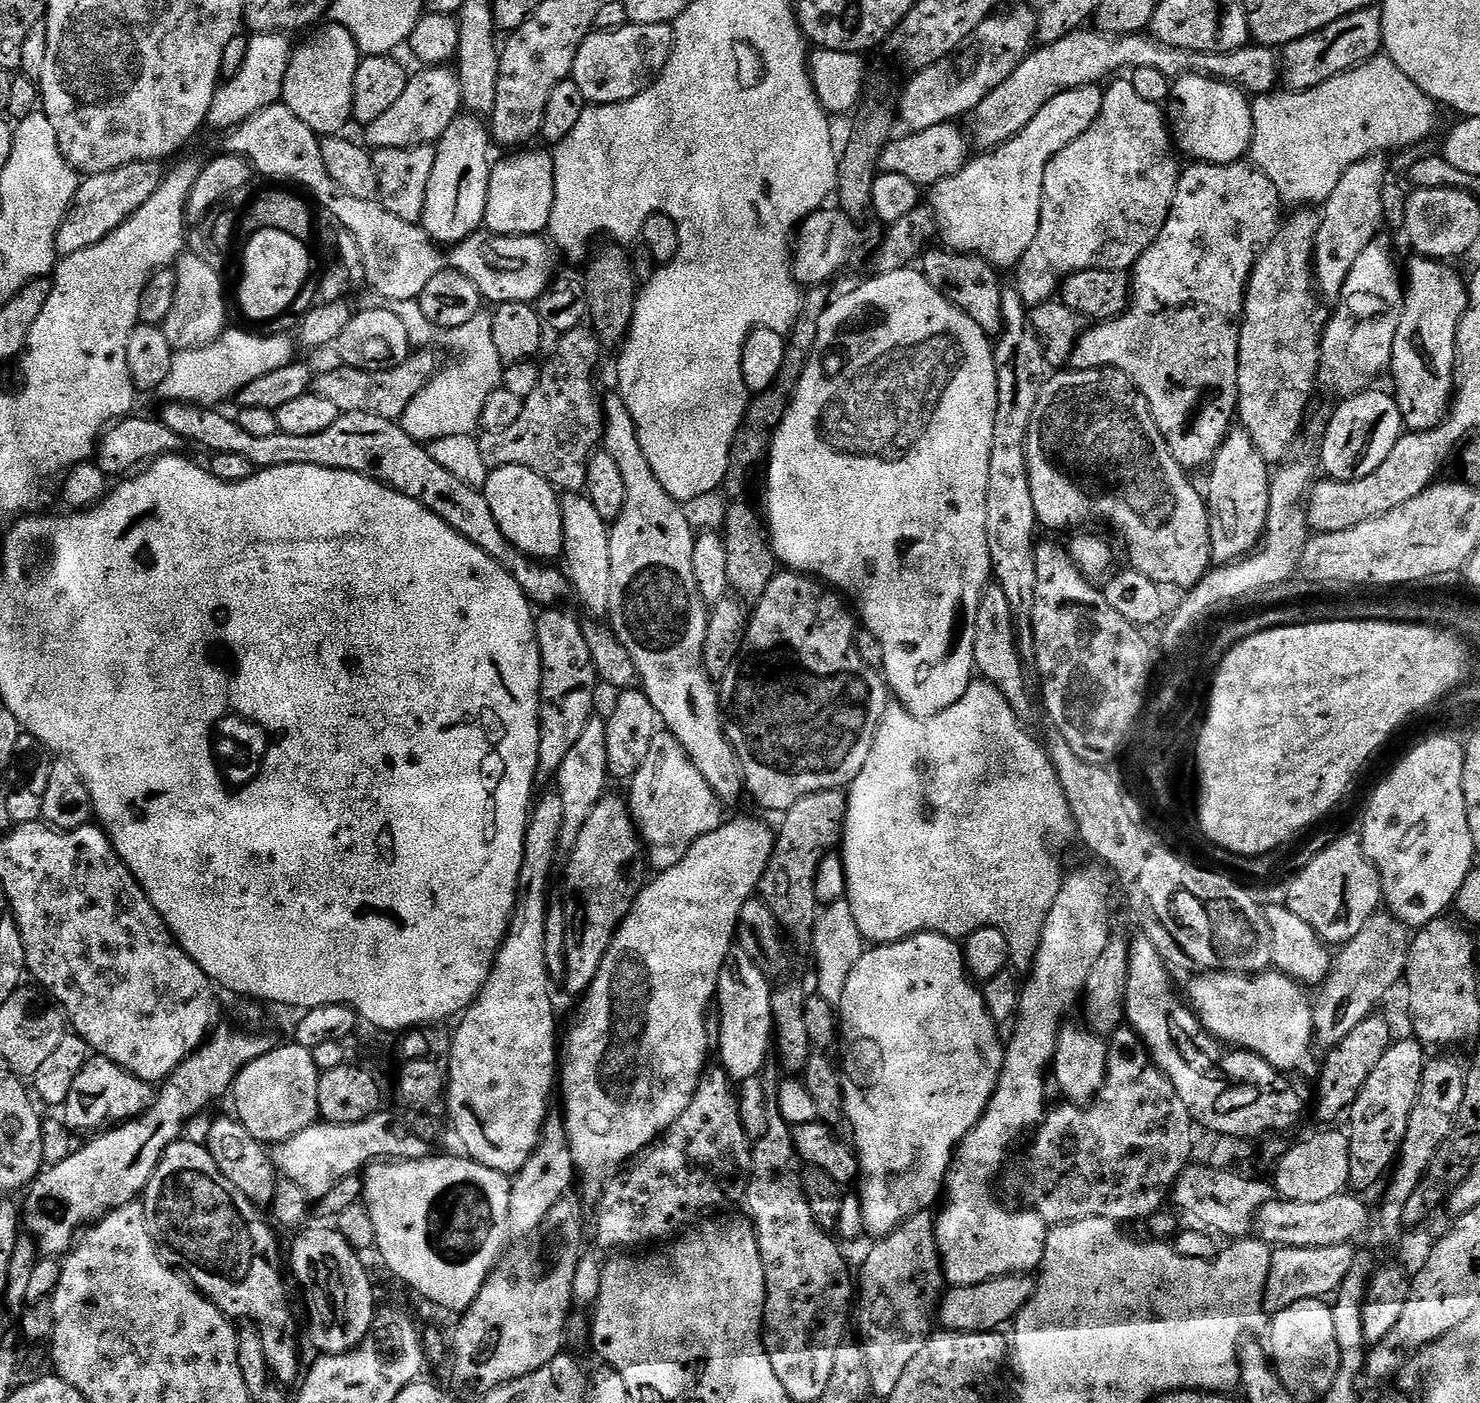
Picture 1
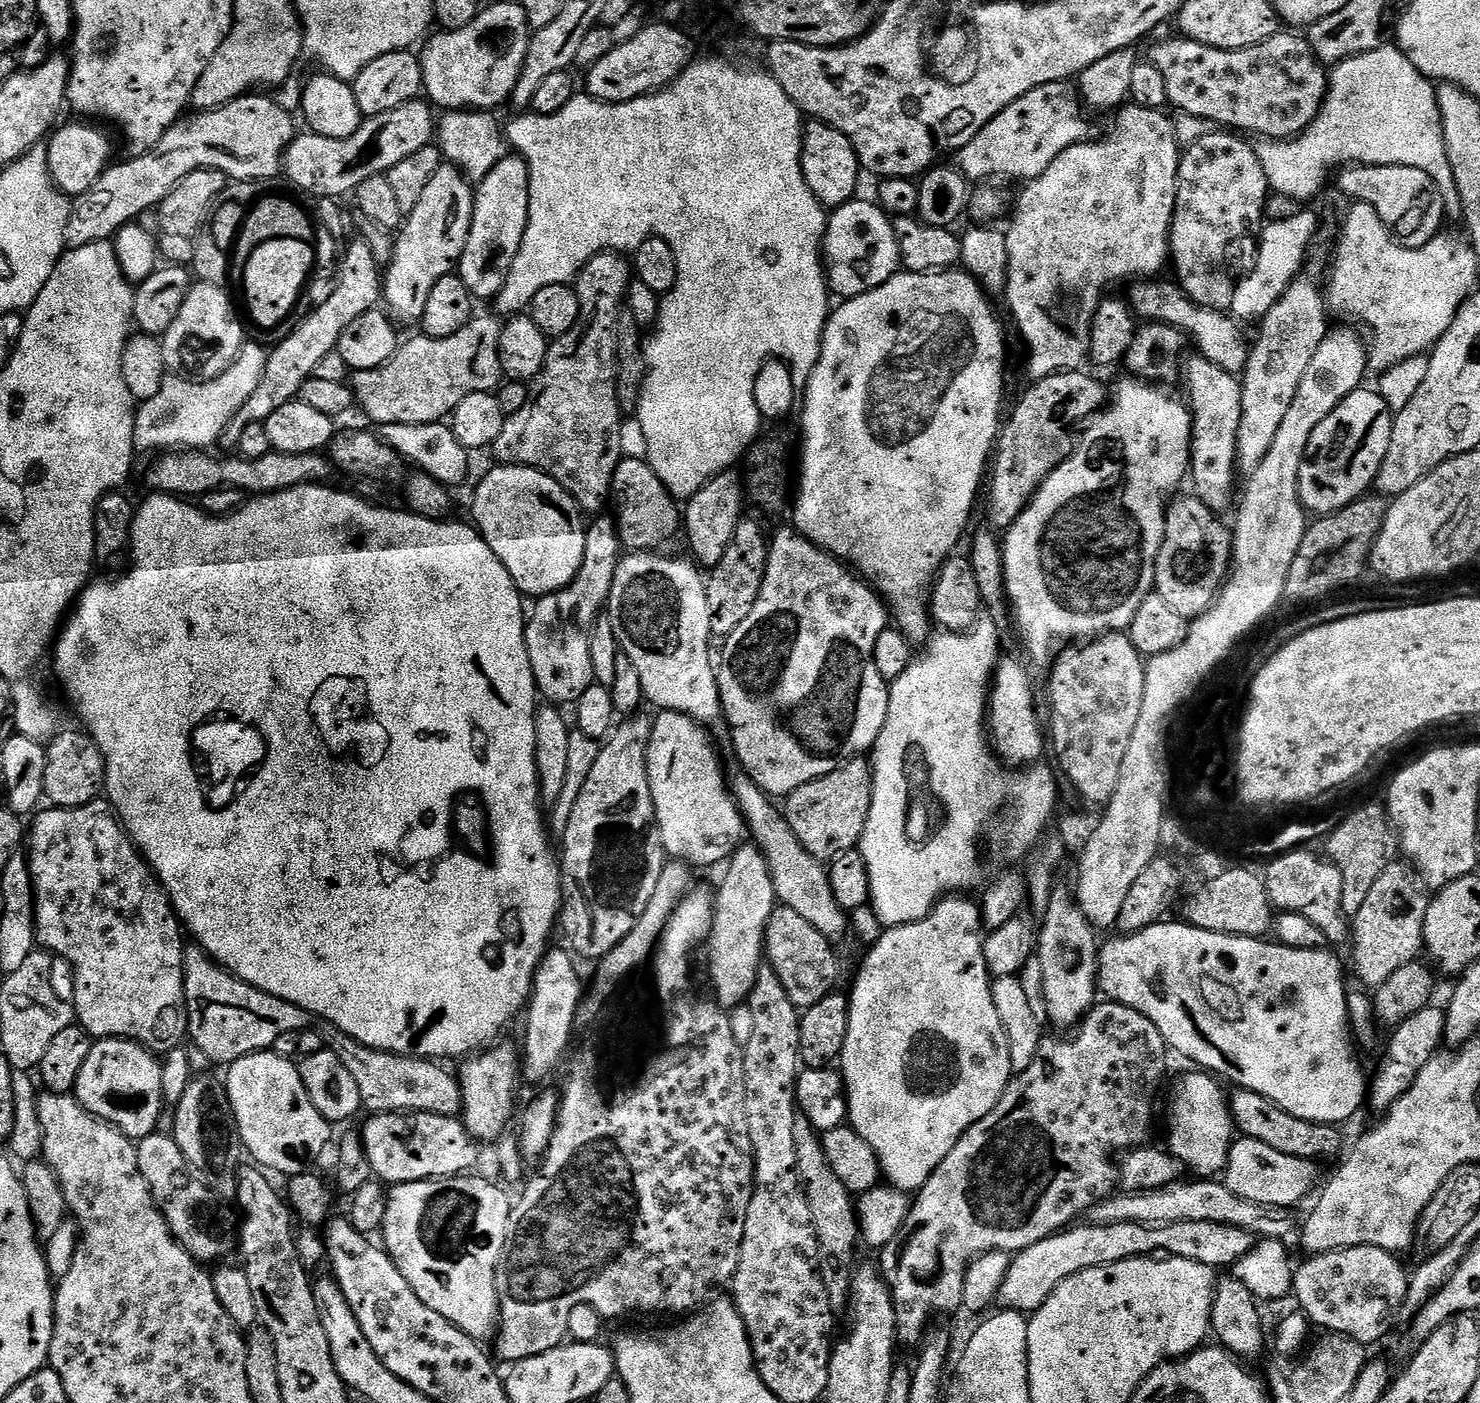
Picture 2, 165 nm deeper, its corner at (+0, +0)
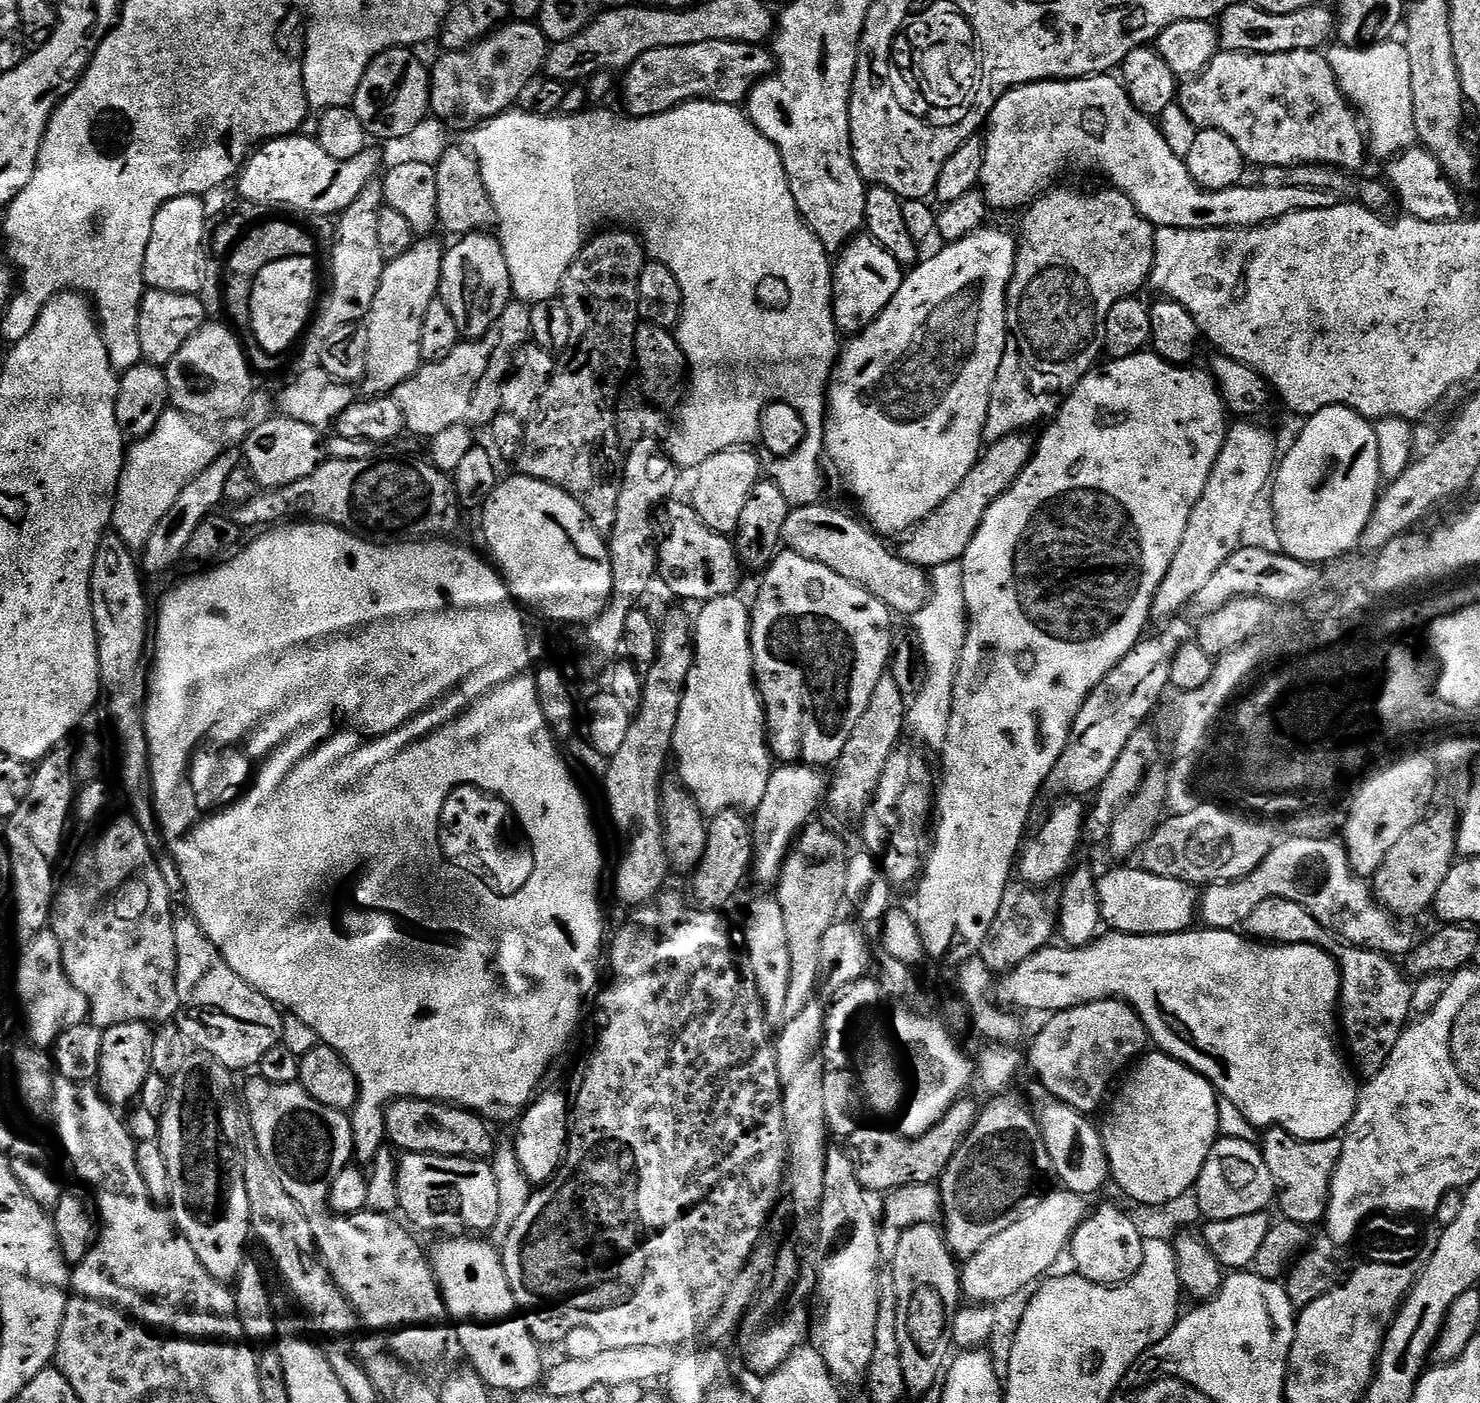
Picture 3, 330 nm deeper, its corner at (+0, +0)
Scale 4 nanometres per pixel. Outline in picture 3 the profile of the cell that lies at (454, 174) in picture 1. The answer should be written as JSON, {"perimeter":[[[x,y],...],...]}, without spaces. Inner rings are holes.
{"perimeter":[[[417,239],[404,254],[387,261],[378,282],[378,294],[366,317],[368,330],[368,357],[363,377],[363,395],[371,398],[395,391],[402,382],[411,378],[422,367],[420,339],[422,318],[430,310],[430,302],[440,291],[440,275],[444,265],[445,249],[436,240]]]}

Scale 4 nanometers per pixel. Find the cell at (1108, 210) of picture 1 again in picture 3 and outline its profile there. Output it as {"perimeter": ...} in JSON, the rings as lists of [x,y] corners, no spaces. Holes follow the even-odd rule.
{"perimeter":[[[1119,190],[1111,191],[1076,192],[1068,209],[1052,213],[1044,208],[1041,212],[1027,213],[1024,237],[1018,240],[1016,274],[1008,292],[1010,336],[1014,343],[1007,349],[996,375],[993,405],[984,428],[989,441],[1028,430],[1039,420],[1055,417],[1065,395],[1080,383],[1097,363],[1096,357],[1105,351],[1106,322],[1112,307],[1120,300],[1135,297],[1139,293],[1136,291],[1149,283],[1156,253],[1156,228],[1136,211],[1129,196]],[[1056,228],[1064,240],[1056,240]]]}

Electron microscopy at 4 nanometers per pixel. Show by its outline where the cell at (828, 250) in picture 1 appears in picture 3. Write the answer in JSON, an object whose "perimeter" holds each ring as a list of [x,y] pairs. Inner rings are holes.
{"perimeter":[[[867,234],[857,235],[843,245],[840,261],[834,264],[834,279],[832,281],[832,299],[836,309],[837,325],[845,333],[855,334],[873,324],[890,306],[894,294],[902,286],[906,275],[899,260],[890,254],[890,250],[882,247],[877,240]]]}

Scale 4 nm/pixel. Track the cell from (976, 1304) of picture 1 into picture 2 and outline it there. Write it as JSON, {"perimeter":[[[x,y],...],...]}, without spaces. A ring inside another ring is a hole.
{"perimeter":[[[1134,1222],[1081,1224],[1057,1232],[1050,1238],[1042,1238],[1042,1242],[1015,1253],[1002,1286],[996,1291],[995,1303],[1009,1312],[1031,1314],[1044,1305],[1046,1298],[1054,1294],[1063,1280],[1082,1270],[1101,1268],[1123,1260],[1148,1258],[1153,1254],[1186,1258],[1190,1262],[1202,1262],[1214,1270],[1224,1270],[1220,1268],[1227,1264],[1228,1267],[1234,1266],[1252,1249],[1254,1243],[1252,1233],[1238,1230],[1238,1226],[1222,1226],[1218,1222],[1174,1222],[1159,1226]]]}

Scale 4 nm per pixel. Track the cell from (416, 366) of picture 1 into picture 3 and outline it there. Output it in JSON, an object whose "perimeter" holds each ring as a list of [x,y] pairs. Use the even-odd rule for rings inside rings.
{"perimeter":[[[510,302],[506,310],[490,326],[490,330],[479,340],[465,339],[456,345],[446,358],[425,363],[408,380],[402,382],[395,388],[394,395],[398,406],[402,406],[404,415],[404,427],[409,433],[413,432],[416,436],[431,438],[442,434],[449,426],[467,424],[491,425],[492,420],[502,410],[500,402],[500,388],[504,384],[504,378],[512,371],[512,356],[522,345],[529,343],[532,327],[530,326],[531,307],[523,302]]]}

